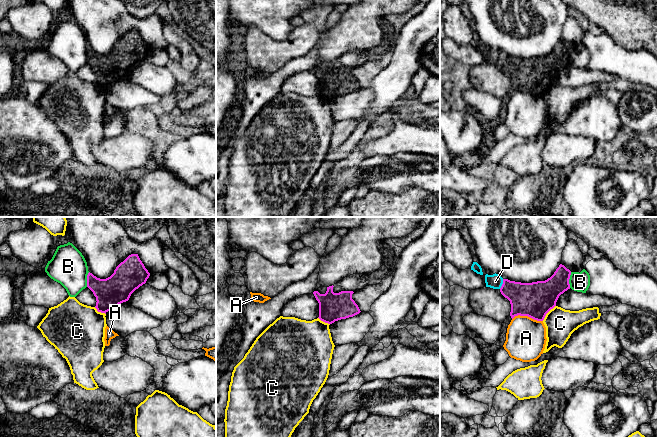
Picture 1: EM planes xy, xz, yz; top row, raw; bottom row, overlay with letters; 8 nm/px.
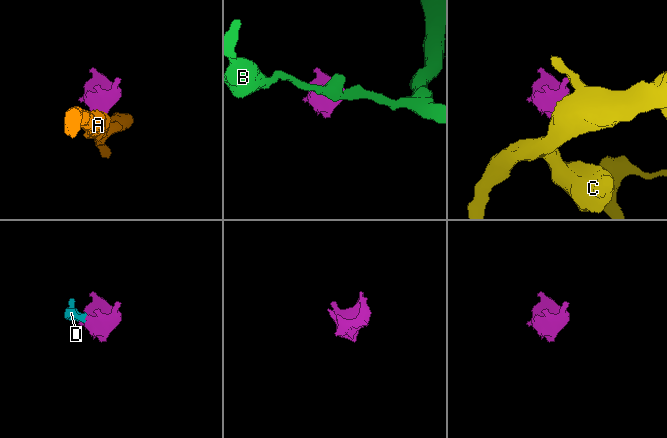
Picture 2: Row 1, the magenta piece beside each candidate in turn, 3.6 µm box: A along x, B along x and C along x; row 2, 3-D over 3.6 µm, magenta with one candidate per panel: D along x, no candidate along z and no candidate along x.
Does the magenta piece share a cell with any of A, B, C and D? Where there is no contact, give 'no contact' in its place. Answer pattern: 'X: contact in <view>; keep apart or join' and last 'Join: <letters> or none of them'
A: contact in yz; keep apart
B: contact in yz; keep apart
C: contact in yz; keep apart
D: contact in yz; join
Join: D

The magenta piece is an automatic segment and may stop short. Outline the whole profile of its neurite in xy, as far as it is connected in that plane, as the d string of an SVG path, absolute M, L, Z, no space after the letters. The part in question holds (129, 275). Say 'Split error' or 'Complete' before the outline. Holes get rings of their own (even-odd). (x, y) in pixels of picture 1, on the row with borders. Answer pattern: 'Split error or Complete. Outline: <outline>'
Complete. Outline: M131 254L106 279L97 278L89 272L87 287L96 297L97 311L106 314L119 304L128 301L131 294L146 283L149 276L150 273L138 254Z

